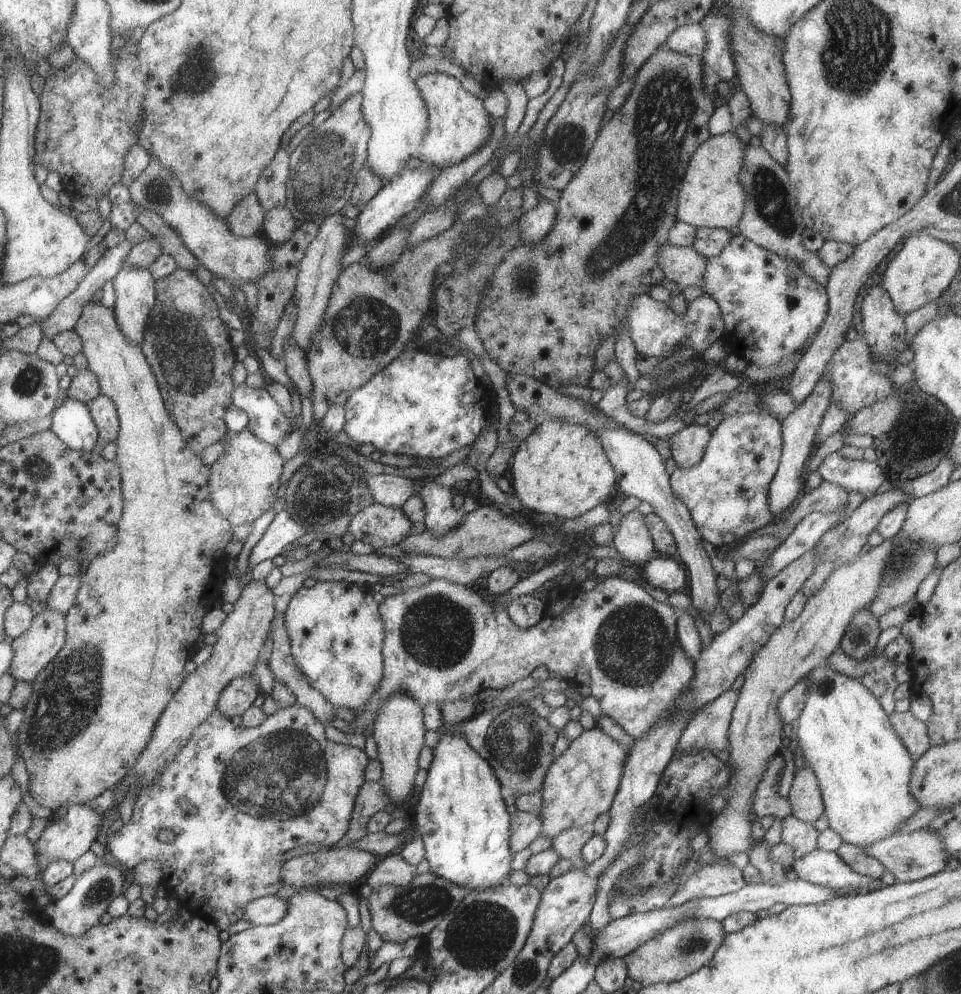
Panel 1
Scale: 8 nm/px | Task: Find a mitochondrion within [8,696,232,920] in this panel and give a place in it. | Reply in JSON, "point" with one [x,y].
{"point":[99,892]}

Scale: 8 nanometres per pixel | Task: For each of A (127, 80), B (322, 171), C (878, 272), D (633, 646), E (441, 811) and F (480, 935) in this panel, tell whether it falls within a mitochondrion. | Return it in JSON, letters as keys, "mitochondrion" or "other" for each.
{"A":"other","B":"mitochondrion","C":"other","D":"mitochondrion","E":"other","F":"mitochondrion"}

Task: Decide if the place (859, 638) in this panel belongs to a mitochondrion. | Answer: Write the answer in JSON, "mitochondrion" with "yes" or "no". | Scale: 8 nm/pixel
{"mitochondrion":"no"}

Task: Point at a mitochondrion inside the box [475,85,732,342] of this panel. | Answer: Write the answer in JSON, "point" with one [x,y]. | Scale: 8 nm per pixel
{"point":[569,143]}

